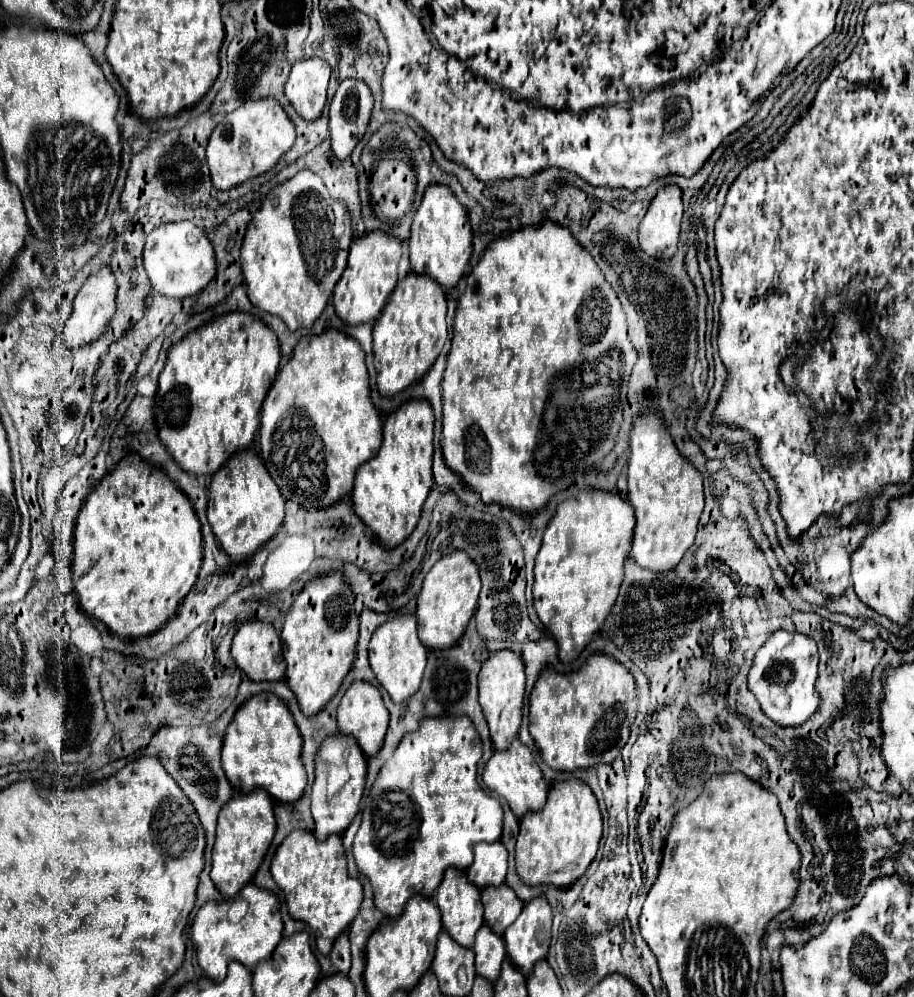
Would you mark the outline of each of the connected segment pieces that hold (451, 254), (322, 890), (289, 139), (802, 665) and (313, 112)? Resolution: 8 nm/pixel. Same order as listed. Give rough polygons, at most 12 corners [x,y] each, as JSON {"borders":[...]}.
{"borders":[[[430,185],[410,227],[410,265],[456,287],[472,253],[466,209]],[[292,831],[270,873],[320,953],[352,923],[362,883],[342,835]],[[252,99],[210,135],[212,185],[272,169],[296,129],[280,103]],[[778,630],[760,647],[748,687],[778,725],[818,707],[812,638]],[[292,65],[284,93],[312,121],[326,105],[330,65]]]}

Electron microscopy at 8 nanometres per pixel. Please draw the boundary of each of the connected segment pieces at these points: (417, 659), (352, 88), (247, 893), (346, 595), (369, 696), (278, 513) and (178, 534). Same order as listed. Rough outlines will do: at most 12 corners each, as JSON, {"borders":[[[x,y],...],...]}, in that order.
{"borders":[[[416,617],[382,623],[368,655],[394,703],[418,691],[428,649]],[[344,79],[330,103],[330,145],[346,159],[372,111],[364,81]],[[248,883],[192,921],[198,965],[214,981],[232,959],[272,955],[284,925],[272,891]],[[342,573],[304,585],[280,641],[304,715],[322,711],[356,657]],[[358,679],[338,705],[338,729],[366,755],[382,747],[388,709]],[[258,453],[212,475],[208,521],[232,559],[280,529],[284,497]],[[128,453],[74,529],[80,607],[156,633],[196,583],[202,531]]]}

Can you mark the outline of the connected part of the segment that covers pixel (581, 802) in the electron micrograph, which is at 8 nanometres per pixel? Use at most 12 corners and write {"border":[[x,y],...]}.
{"border":[[554,781],[520,819],[516,873],[572,885],[592,863],[602,815],[592,789]]}

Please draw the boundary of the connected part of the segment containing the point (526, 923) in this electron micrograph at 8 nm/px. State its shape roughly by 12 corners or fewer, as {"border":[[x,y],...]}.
{"border":[[544,897],[524,905],[506,929],[512,965],[524,975],[550,947],[552,909]]}

